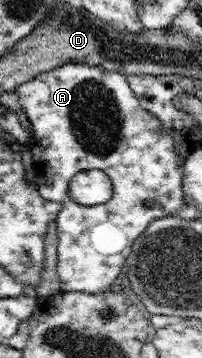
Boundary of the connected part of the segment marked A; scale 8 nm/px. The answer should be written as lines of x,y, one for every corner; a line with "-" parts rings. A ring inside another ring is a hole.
67,63
63,66
58,66
53,70
48,70
39,76
35,76
32,80
20,85
17,89
19,103
25,111
25,115
29,117
31,123
31,135
28,140
31,146
31,154
33,155
33,168
36,176
35,187
40,192
40,195
47,201
57,201
63,205
61,212
56,218
56,230
58,232
58,247
57,247
57,274
60,280
61,291
80,291
87,294
105,293
111,289
111,284
115,282
119,273
126,266
126,258
131,254
135,239
153,222
156,218
161,218
167,215
180,212
181,206
184,204
183,198
183,164
186,158
178,158
173,137
163,131
161,121
145,110
140,105
139,99
136,97
133,90
129,87
129,82
123,73
117,71
108,71
103,67
91,66
87,63
-
91,169
99,169
108,174
113,185
112,197
103,204
96,204
93,207
83,206
73,202
68,197
68,190
71,179
81,171

